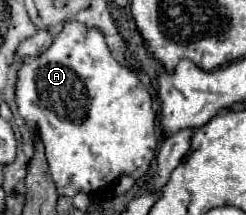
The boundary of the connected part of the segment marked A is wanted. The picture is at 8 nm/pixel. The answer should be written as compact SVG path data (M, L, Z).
M68 22L44 54L28 58L18 72L16 102L20 116L30 128L38 130L44 142L48 172L58 194L76 196L78 192L100 192L122 174L142 180L154 162L158 138L152 96L134 72L112 58L104 36L96 28L88 28L80 22Z

